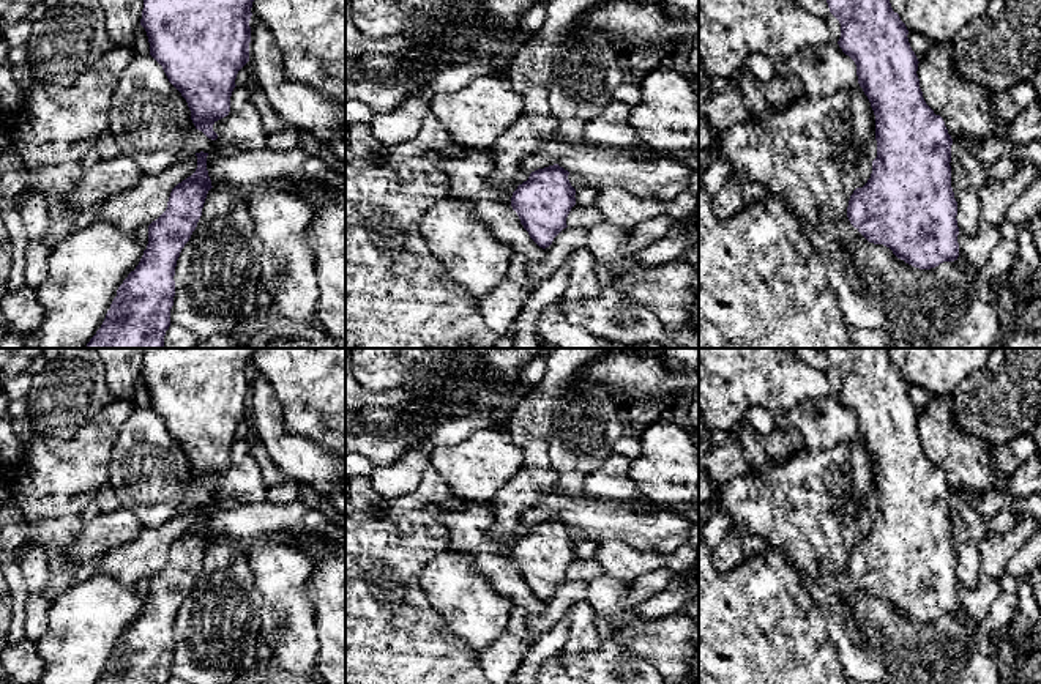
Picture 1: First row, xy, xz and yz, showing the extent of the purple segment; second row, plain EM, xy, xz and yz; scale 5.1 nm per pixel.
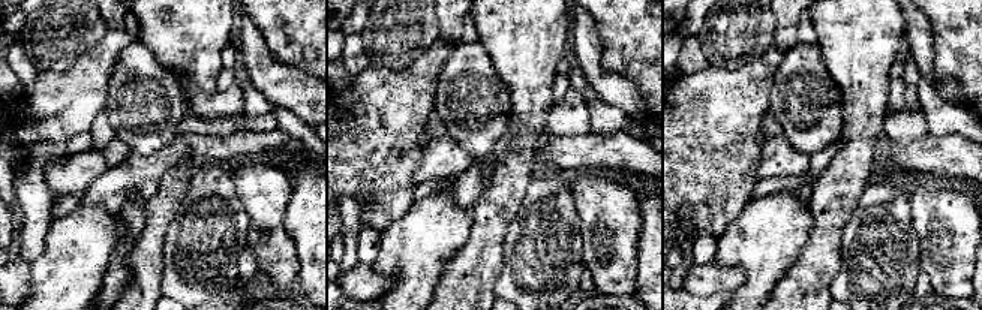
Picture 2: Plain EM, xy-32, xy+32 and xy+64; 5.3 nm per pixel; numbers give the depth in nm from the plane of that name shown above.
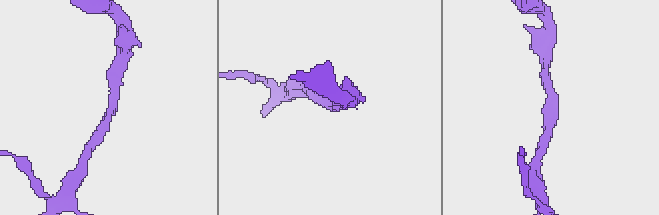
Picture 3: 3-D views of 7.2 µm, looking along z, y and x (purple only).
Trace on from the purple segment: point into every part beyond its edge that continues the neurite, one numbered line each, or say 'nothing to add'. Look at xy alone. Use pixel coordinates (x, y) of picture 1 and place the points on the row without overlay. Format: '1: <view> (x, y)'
nothing to add

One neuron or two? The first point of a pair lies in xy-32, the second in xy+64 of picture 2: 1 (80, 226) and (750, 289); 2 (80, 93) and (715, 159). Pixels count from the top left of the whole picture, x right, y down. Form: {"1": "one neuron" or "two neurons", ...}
{"1": "one neuron", "2": "one neuron"}

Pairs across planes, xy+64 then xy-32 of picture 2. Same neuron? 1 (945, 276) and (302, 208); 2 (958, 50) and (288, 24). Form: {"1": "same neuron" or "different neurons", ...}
{"1": "different neurons", "2": "same neuron"}

